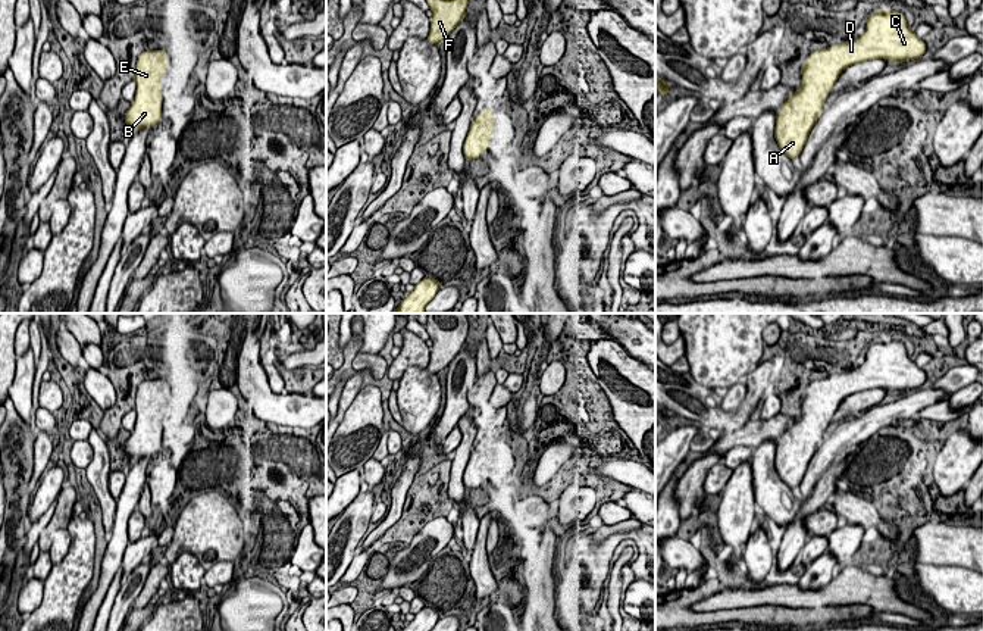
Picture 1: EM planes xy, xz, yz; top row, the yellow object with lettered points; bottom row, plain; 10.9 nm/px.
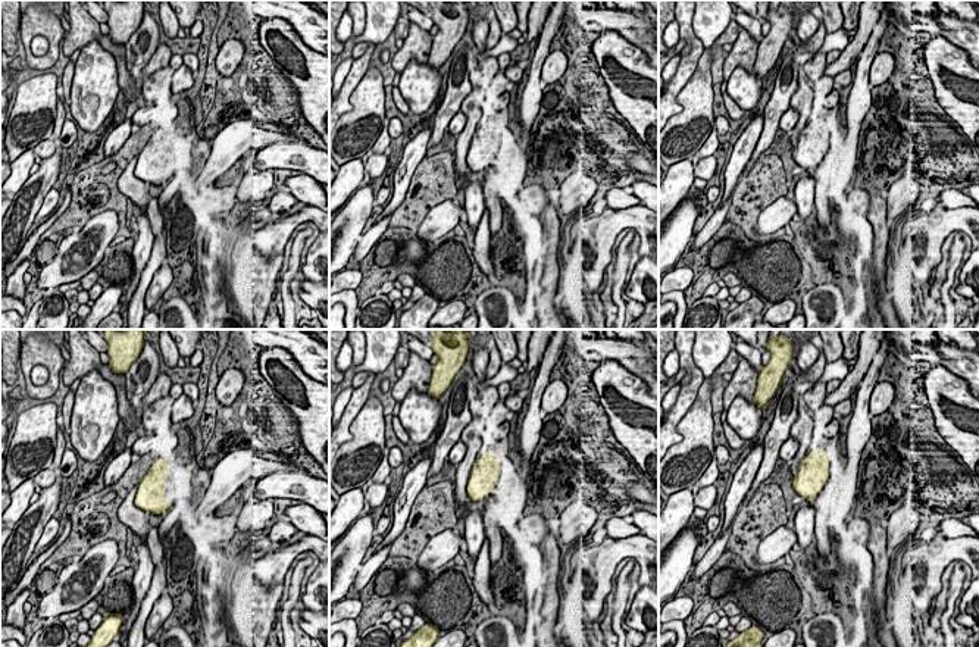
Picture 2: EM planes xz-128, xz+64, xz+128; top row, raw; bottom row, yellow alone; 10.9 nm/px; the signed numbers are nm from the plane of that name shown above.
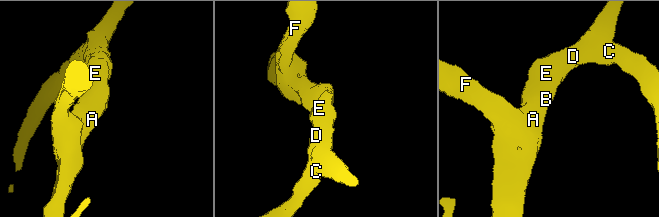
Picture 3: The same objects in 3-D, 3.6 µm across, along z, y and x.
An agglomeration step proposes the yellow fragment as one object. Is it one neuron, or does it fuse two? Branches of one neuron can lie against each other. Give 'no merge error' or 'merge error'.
no merge error

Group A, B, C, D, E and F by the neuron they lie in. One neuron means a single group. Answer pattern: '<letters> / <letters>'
A B C D E F

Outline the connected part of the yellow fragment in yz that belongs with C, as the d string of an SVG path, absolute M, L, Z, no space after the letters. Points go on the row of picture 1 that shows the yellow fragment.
M889 7L871 13L858 38L813 51L801 65L801 88L777 110L774 138L780 150L791 159L799 157L843 69L873 59L902 63L924 53L926 43L907 25L902 13Z

